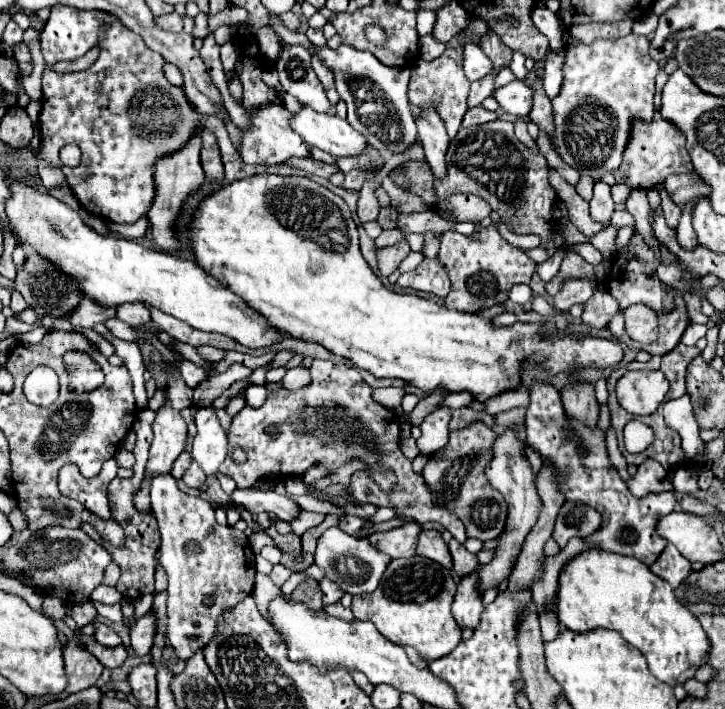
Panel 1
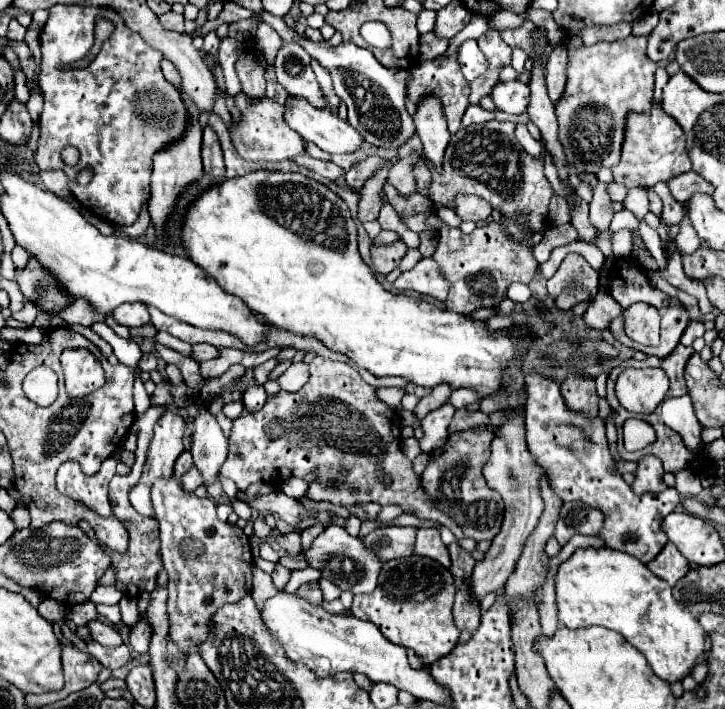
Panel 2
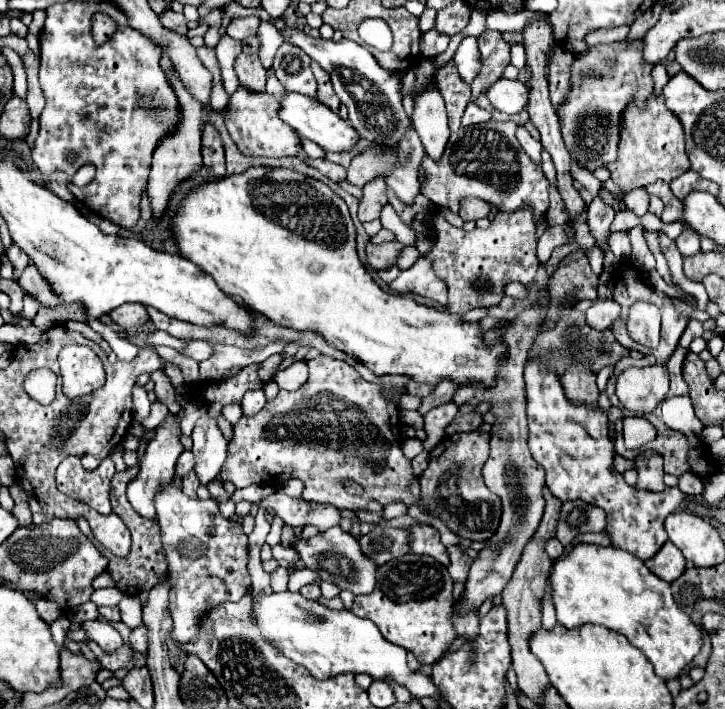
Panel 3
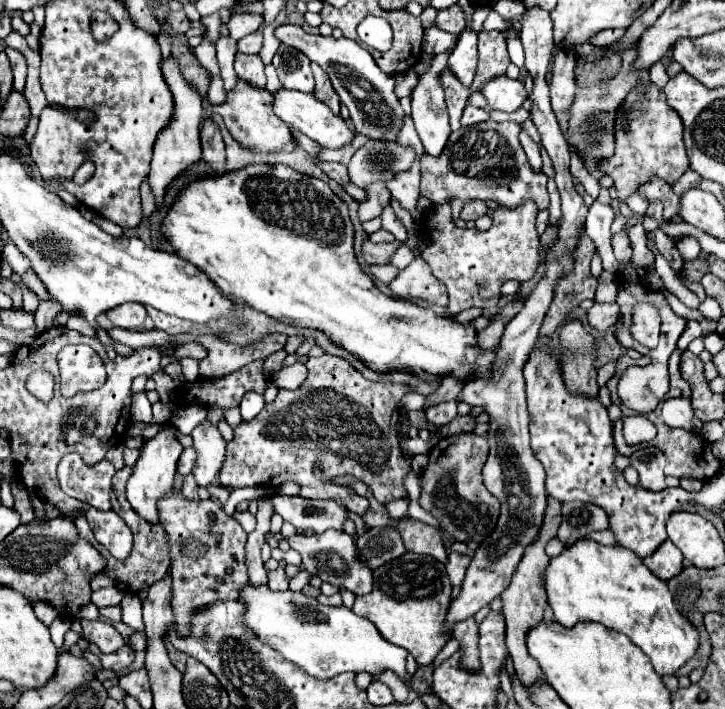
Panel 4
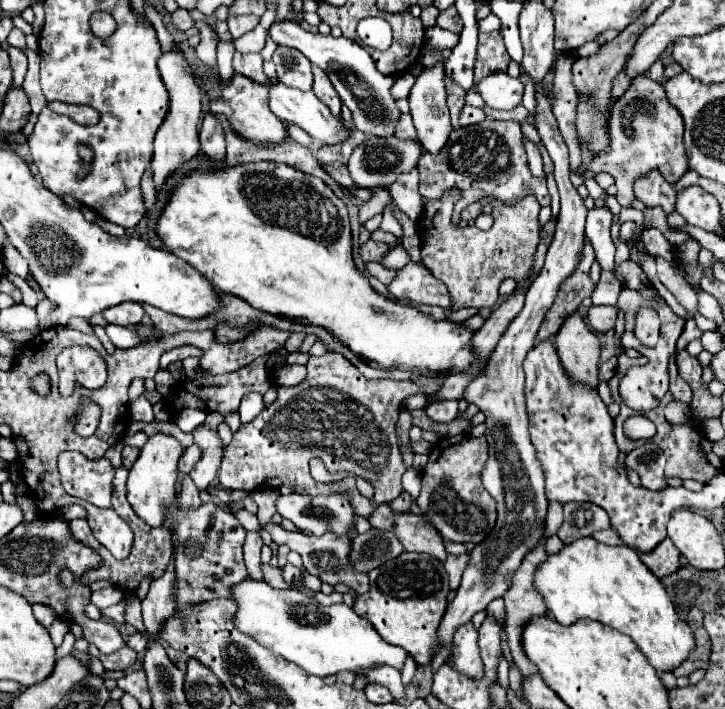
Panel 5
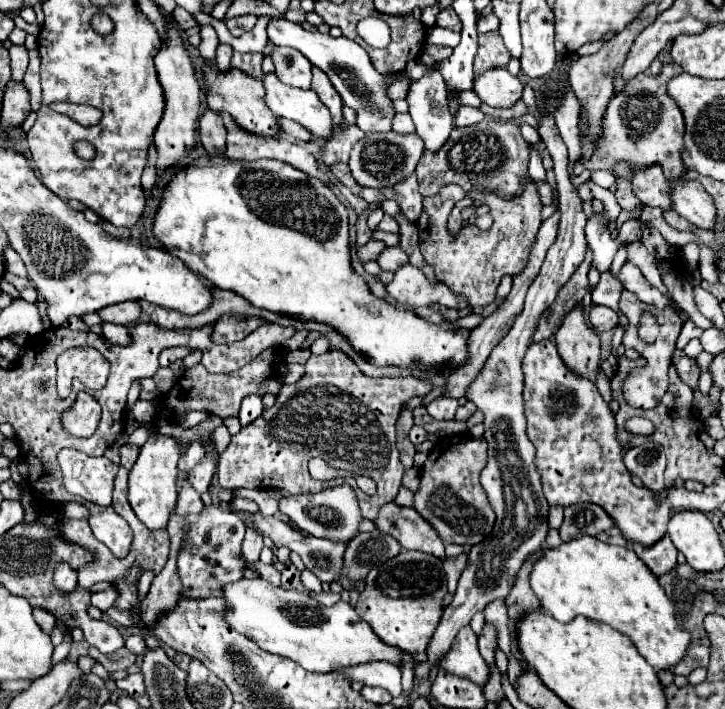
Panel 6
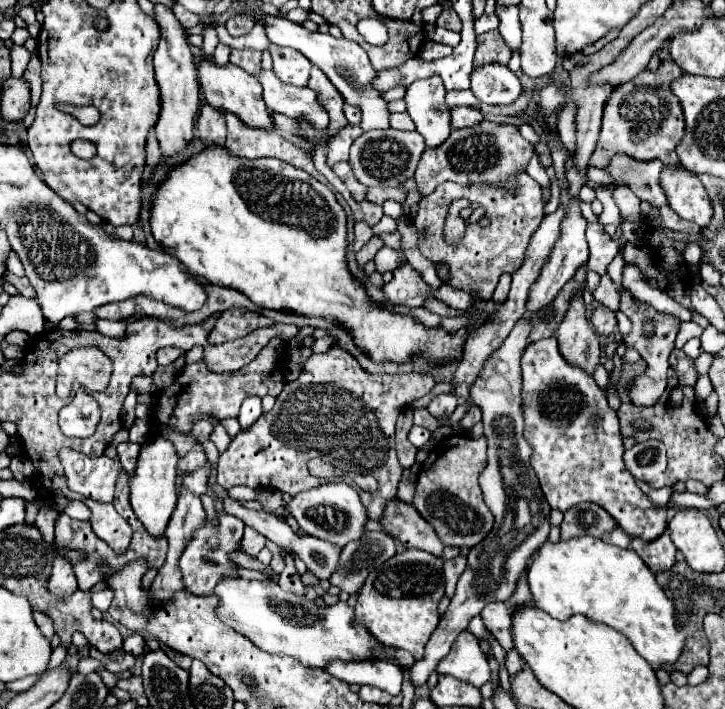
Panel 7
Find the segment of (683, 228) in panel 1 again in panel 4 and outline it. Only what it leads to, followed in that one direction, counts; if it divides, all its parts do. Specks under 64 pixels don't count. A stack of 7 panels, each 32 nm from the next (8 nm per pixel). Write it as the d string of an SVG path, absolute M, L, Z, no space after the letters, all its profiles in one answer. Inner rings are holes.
M682 236L678 242L676 242L680 254L684 260L694 260L698 254L700 254L700 244L694 236Z

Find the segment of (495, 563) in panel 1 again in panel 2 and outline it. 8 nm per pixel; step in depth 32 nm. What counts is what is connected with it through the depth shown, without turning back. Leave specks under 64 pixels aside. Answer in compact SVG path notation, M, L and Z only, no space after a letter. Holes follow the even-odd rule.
M516 408L518 414L516 418L508 420L500 432L496 432L496 438L492 440L492 456L488 460L488 464L484 466L484 478L488 482L488 486L492 490L496 490L506 504L506 514L504 514L504 524L500 534L494 538L492 548L486 552L486 560L476 562L476 568L470 576L472 580L472 596L476 596L476 600L482 600L488 592L498 592L508 576L514 570L516 560L520 558L522 546L528 538L528 534L536 528L540 512L544 508L544 502L540 498L540 476L542 476L542 468L536 466L530 458L528 446L526 446L526 426L524 426L524 414L522 408Z

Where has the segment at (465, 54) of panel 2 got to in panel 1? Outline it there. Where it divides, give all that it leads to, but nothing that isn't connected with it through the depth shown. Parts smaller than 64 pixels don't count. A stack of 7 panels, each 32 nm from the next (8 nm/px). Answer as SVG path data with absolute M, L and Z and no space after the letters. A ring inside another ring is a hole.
M466 44L466 50L464 50L464 74L466 74L466 78L474 82L474 80L484 78L492 70L494 70L494 66L482 50L476 44Z

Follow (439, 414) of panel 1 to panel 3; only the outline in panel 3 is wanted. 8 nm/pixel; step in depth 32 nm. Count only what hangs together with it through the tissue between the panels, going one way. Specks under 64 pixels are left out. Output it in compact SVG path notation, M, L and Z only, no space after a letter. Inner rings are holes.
M448 402L448 404L442 404L440 408L434 408L432 412L424 416L424 430L426 430L426 440L422 442L424 450L430 452L434 446L438 446L446 438L444 430L454 420L456 412L458 412L456 404Z

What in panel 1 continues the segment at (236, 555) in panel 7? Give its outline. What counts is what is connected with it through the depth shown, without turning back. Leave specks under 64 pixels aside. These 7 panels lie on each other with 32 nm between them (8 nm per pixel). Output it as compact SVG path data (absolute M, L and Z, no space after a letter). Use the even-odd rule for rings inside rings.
M282 564L273 566L272 572L269 574L272 582L280 588L293 572Z

